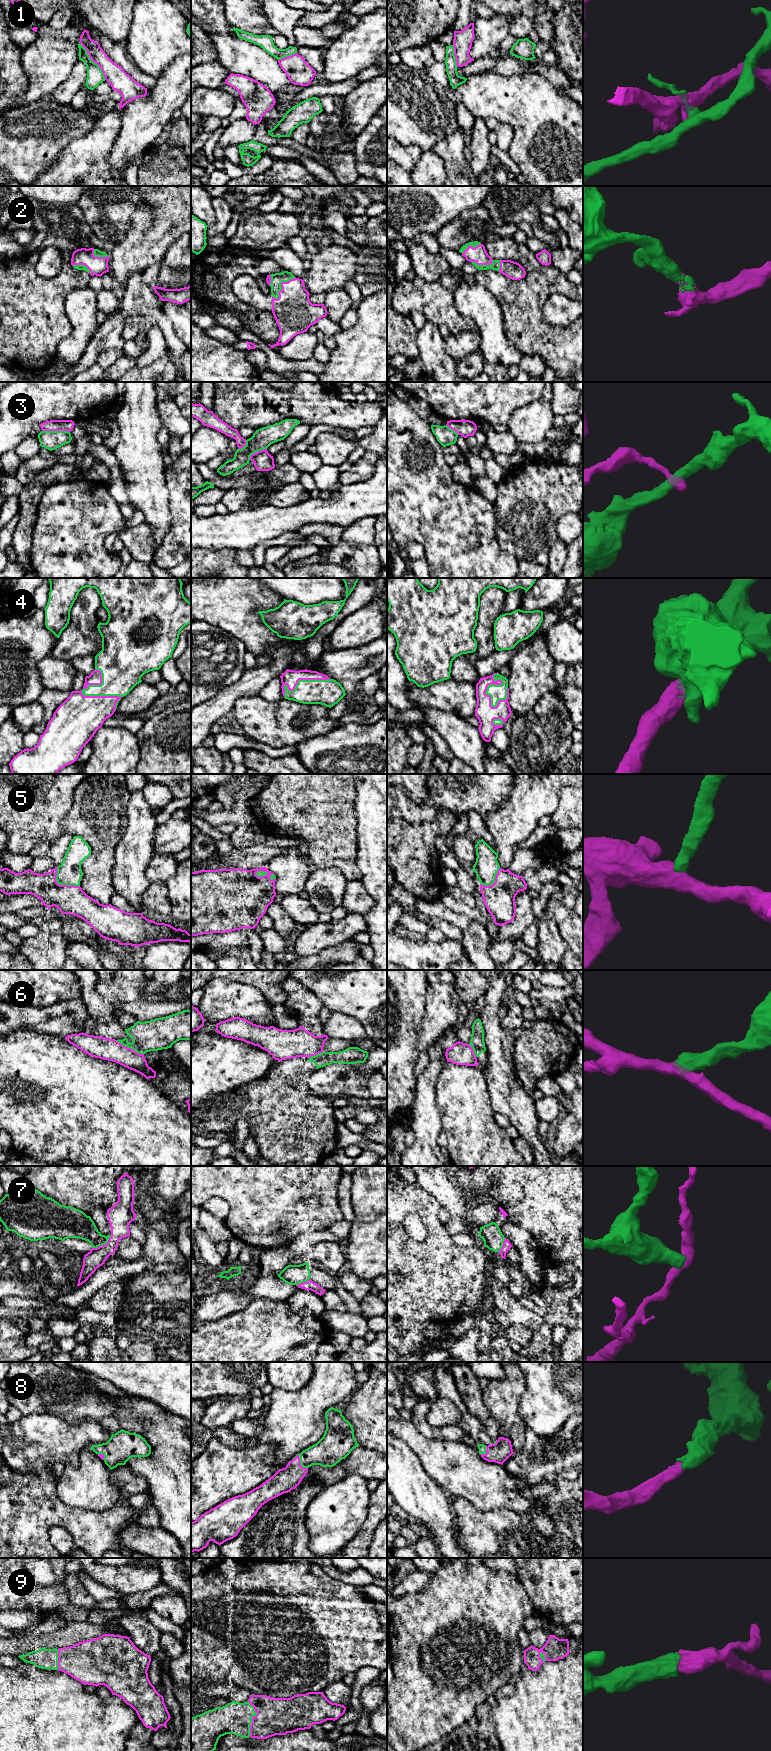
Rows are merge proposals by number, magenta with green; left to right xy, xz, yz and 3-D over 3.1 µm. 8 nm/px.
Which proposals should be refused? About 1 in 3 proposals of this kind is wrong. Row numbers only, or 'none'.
1, 3, 6, 7

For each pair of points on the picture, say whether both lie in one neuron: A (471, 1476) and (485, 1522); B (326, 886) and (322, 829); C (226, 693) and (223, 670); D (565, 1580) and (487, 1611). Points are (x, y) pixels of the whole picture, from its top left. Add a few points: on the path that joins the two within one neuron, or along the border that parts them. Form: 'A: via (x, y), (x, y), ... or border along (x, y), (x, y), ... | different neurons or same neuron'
A: border along (462, 1498), (465, 1498), (481, 1510), (505, 1509) | different neurons
B: border along (313, 866), (335, 867), (346, 879) | different neurons
C: border along (243, 673), (236, 681), (205, 701) | different neurons
D: border along (519, 1580), (536, 1611) | different neurons

